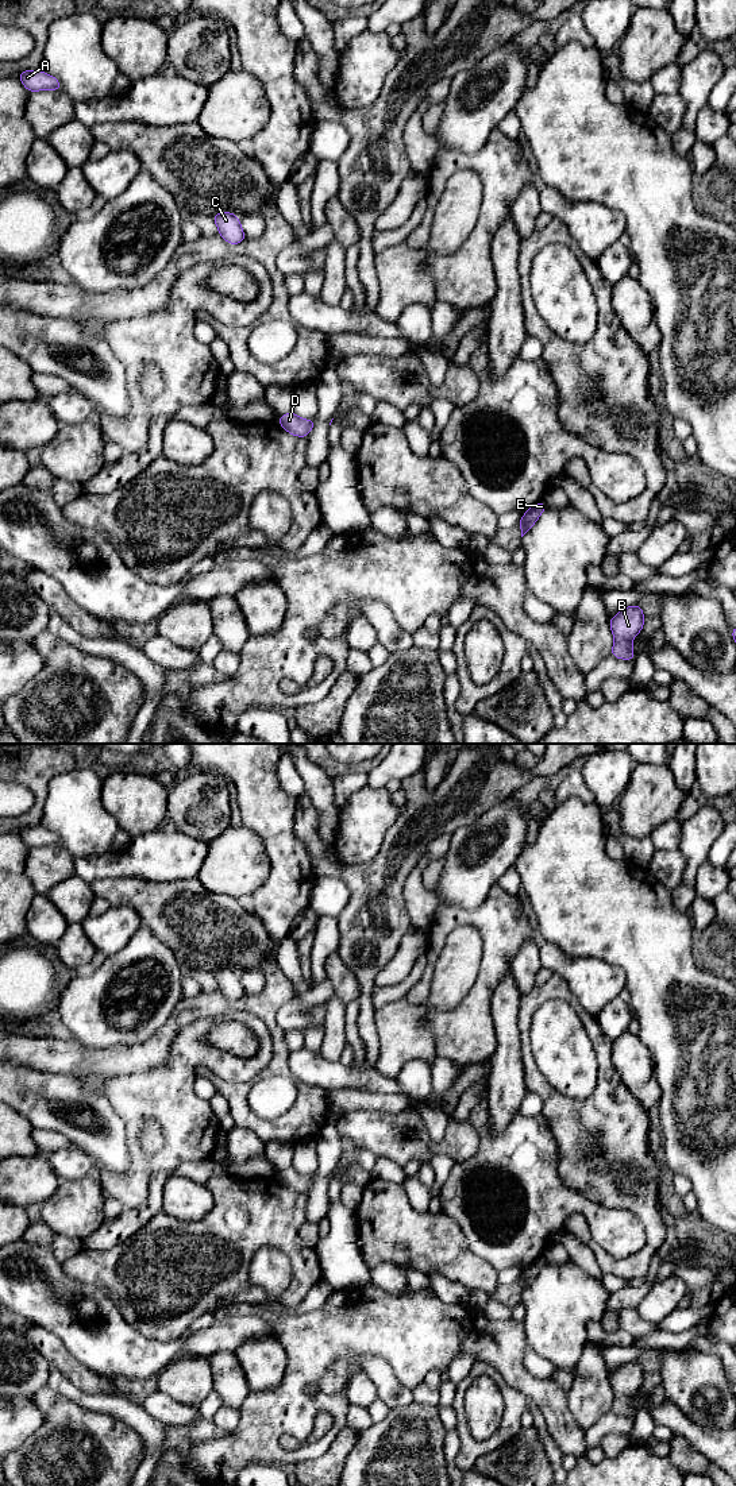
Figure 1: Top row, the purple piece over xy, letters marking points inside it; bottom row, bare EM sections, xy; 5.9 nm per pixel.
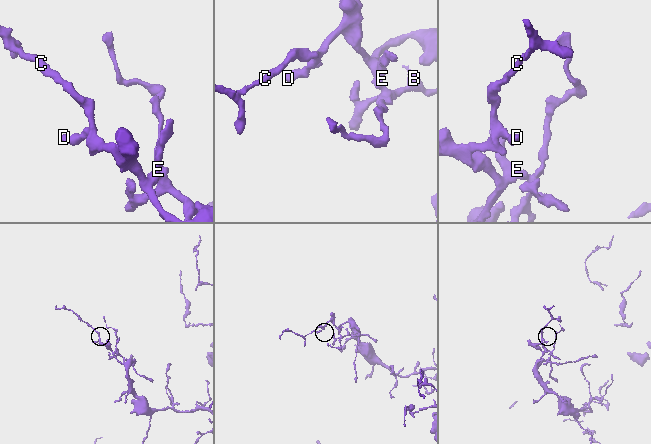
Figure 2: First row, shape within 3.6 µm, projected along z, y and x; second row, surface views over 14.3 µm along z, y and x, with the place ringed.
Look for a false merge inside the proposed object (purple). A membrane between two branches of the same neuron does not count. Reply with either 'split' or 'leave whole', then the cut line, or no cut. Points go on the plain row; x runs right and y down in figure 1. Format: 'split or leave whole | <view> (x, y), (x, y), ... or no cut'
split | xy (523, 1273), (524, 1281), (520, 1284)

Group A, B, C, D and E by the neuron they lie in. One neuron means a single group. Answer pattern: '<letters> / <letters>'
A C D E / B

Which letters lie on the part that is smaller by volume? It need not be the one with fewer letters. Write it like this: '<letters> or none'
B

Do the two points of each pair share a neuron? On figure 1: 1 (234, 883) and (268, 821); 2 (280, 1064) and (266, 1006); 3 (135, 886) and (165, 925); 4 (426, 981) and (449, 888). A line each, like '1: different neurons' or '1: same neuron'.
1: different neurons
2: same neuron
3: same neuron
4: different neurons

